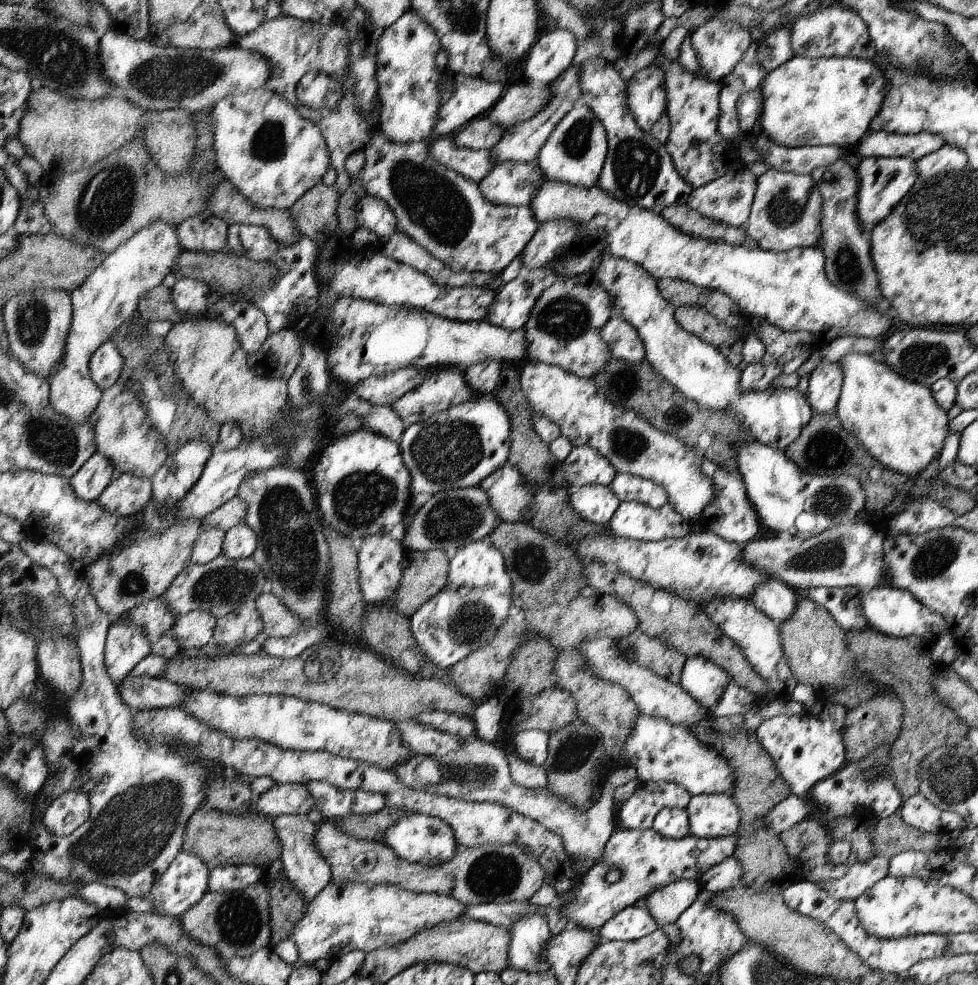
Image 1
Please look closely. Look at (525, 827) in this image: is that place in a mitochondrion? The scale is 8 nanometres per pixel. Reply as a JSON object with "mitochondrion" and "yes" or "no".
{"mitochondrion":"no"}

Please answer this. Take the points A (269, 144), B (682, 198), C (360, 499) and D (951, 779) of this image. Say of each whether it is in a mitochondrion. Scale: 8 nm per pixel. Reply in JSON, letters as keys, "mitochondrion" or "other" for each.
{"A":"mitochondrion","B":"other","C":"mitochondrion","D":"mitochondrion"}

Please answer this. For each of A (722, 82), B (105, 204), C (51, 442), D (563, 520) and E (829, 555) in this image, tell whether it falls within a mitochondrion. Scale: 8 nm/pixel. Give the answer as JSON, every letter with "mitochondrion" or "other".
{"A":"other","B":"mitochondrion","C":"mitochondrion","D":"other","E":"mitochondrion"}

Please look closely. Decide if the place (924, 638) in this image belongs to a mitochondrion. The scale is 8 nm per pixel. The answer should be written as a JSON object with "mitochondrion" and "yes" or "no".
{"mitochondrion":"no"}

